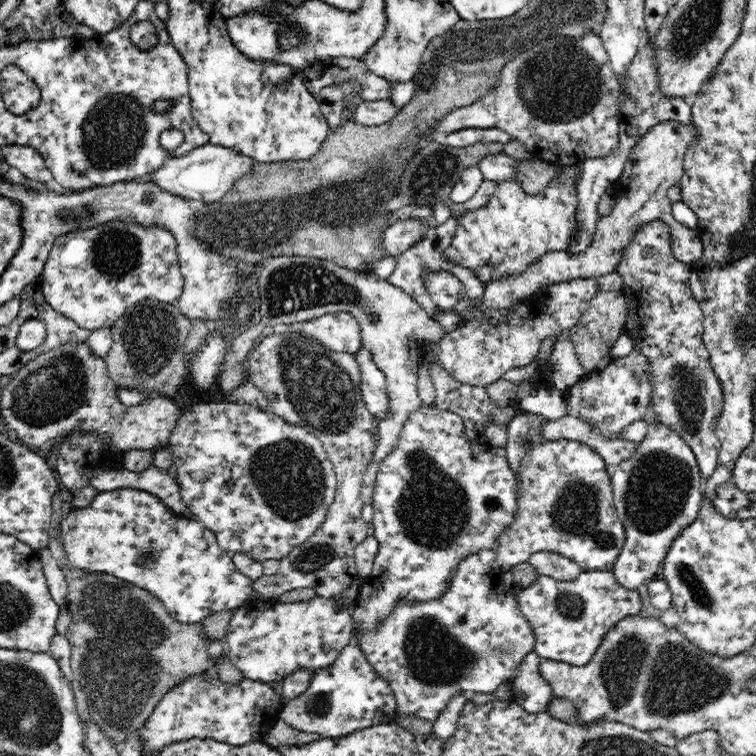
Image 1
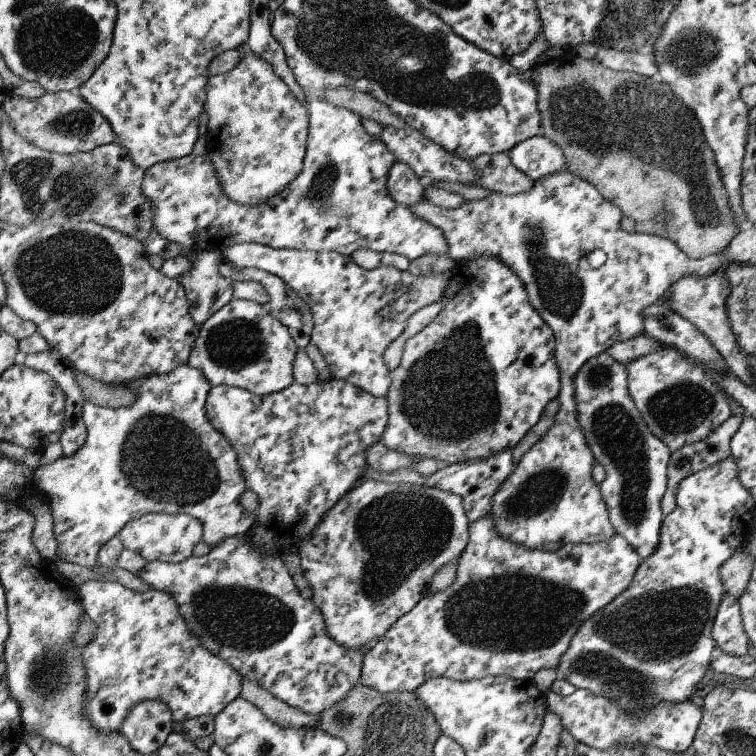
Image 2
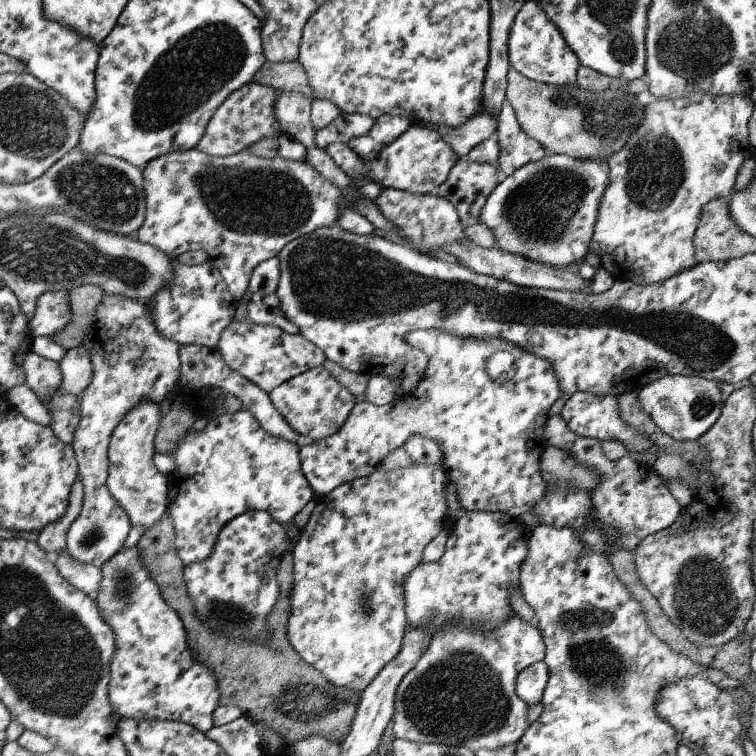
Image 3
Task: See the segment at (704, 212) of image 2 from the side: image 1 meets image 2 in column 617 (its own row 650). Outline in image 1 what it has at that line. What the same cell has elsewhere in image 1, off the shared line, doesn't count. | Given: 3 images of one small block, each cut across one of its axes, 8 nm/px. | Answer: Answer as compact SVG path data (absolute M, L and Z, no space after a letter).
M58 492L52 496L52 505L52 525L47 546L66 575L68 583L67 606L73 613L73 622L65 636L71 646L70 662L75 676L73 682L82 684L86 691L91 718L99 728L114 742L122 741L144 726L154 706L170 688L181 683L189 674L211 670L214 667L214 659L208 653L212 640L207 637L202 622L184 624L171 618L161 600L150 591L116 575L72 566L63 548L60 524L67 510Z

